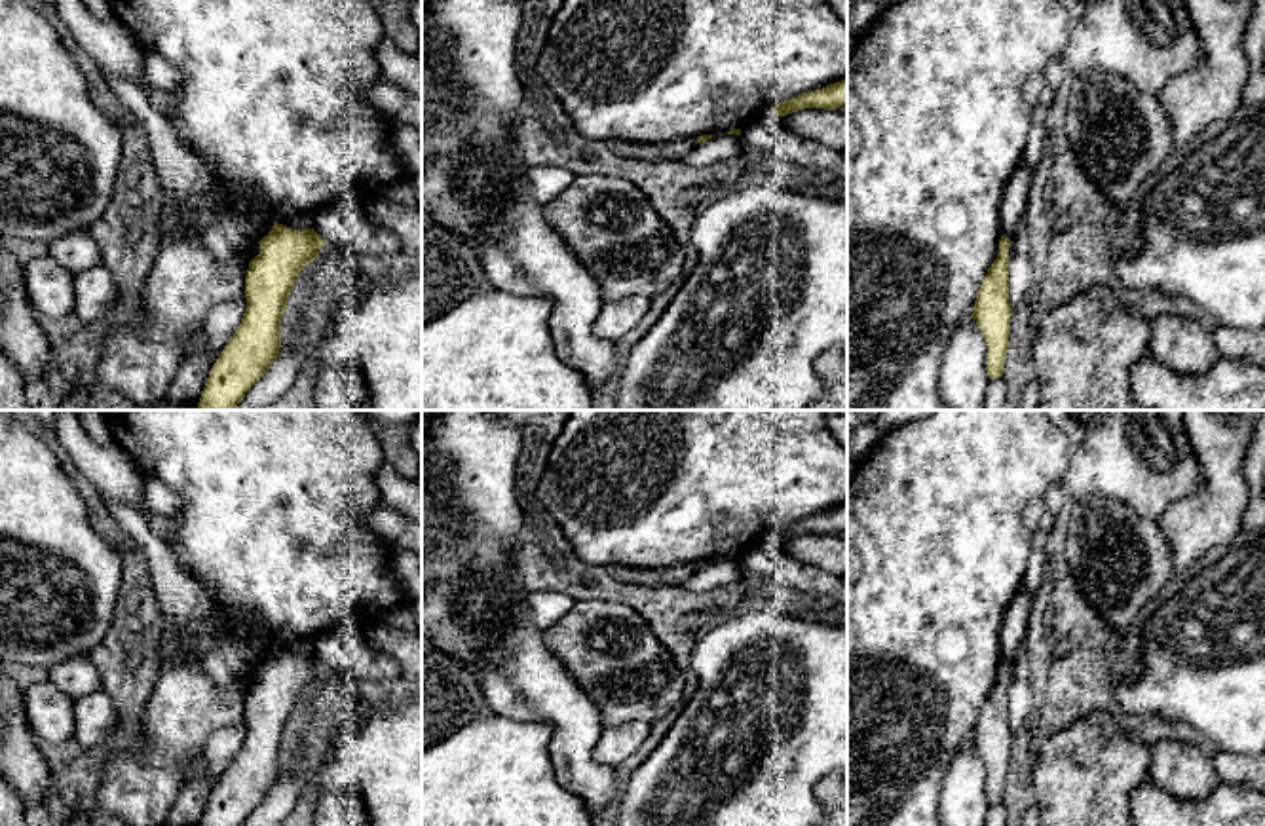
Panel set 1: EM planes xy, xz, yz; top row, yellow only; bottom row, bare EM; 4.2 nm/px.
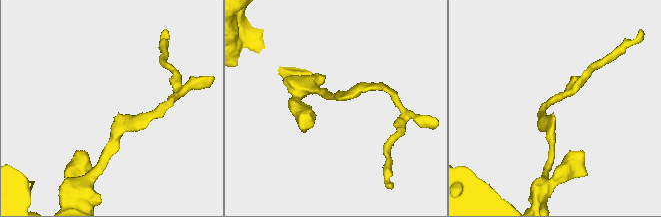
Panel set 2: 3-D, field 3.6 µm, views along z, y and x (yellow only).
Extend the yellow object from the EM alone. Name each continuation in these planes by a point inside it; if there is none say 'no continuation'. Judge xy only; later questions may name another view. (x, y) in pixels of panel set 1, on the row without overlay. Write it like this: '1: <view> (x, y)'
no continuation

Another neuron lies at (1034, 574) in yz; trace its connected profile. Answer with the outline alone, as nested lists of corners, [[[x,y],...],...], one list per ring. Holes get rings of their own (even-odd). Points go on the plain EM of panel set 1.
[[[1033,547],[1028,558],[1028,570],[1024,577],[1024,587],[1035,596],[1041,581],[1043,581],[1043,566],[1045,566],[1045,549]]]

